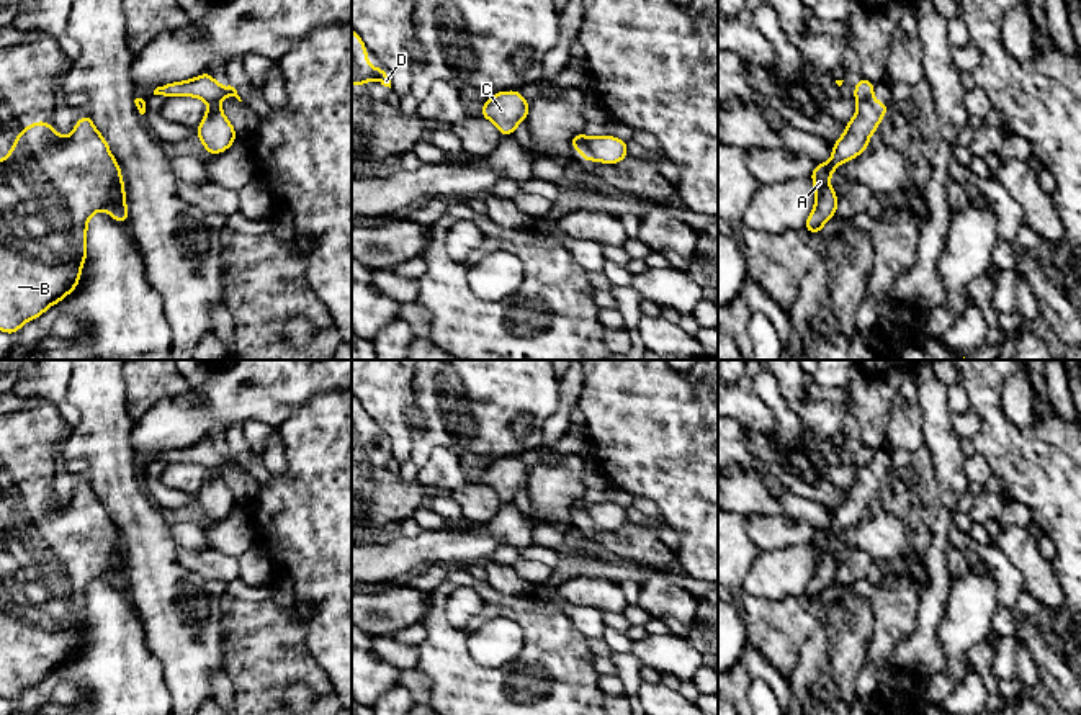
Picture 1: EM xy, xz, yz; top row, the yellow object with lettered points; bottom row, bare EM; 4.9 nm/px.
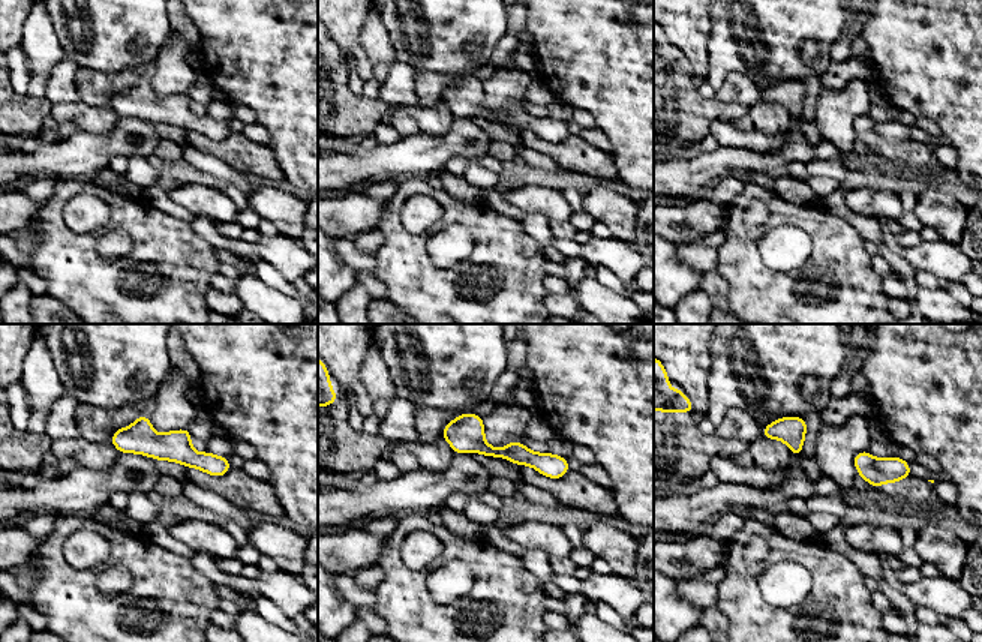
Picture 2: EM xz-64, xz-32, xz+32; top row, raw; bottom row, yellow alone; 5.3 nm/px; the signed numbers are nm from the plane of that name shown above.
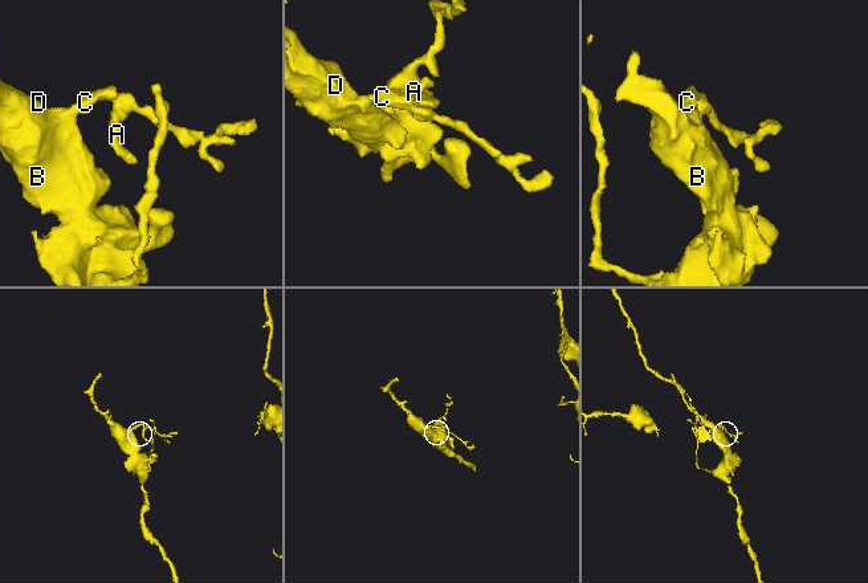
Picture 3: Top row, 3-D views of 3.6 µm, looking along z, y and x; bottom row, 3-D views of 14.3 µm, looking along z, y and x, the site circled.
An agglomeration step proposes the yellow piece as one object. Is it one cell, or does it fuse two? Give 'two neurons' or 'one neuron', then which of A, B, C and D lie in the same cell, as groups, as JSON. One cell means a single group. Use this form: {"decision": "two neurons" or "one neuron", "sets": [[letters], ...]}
{"decision": "two neurons", "sets": [["A"], ["B", "C", "D"]]}

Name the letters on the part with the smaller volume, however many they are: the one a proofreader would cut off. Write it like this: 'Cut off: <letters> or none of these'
Cut off: A

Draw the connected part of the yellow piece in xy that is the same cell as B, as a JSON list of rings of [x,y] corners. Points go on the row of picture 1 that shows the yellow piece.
[[[78,118],[65,139],[46,121],[25,126],[10,154],[0,159],[0,331],[15,335],[26,321],[39,317],[78,286],[82,263],[88,259],[87,224],[101,209],[129,224],[119,165],[92,118]]]

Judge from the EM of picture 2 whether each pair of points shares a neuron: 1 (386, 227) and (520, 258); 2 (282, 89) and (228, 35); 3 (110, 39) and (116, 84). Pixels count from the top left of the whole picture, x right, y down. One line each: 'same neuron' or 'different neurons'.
1: same neuron
2: same neuron
3: different neurons

